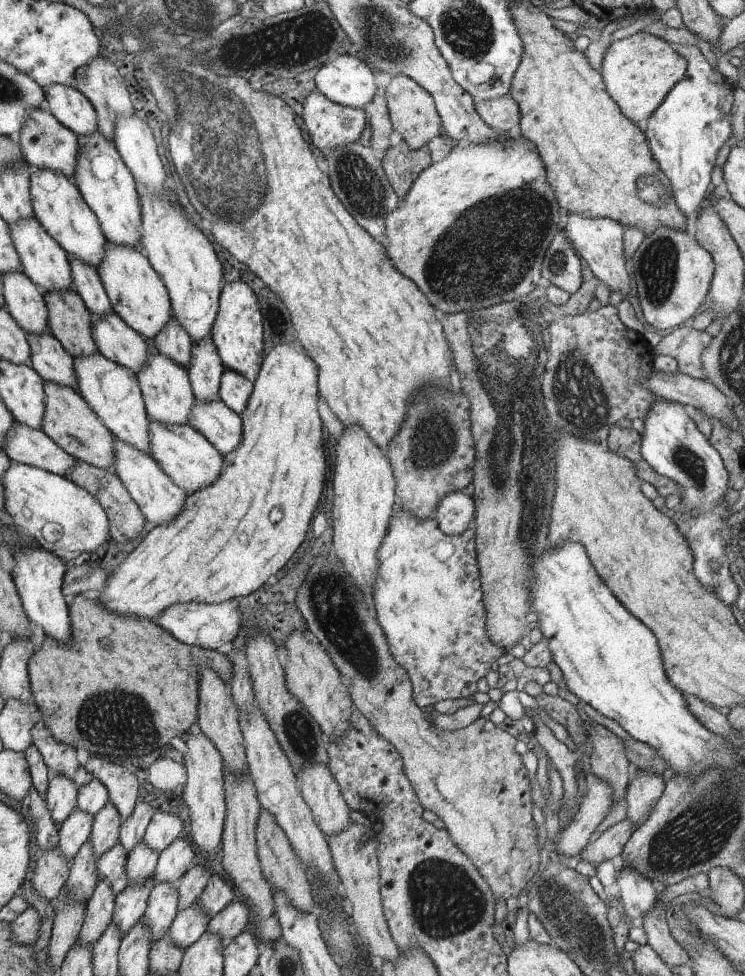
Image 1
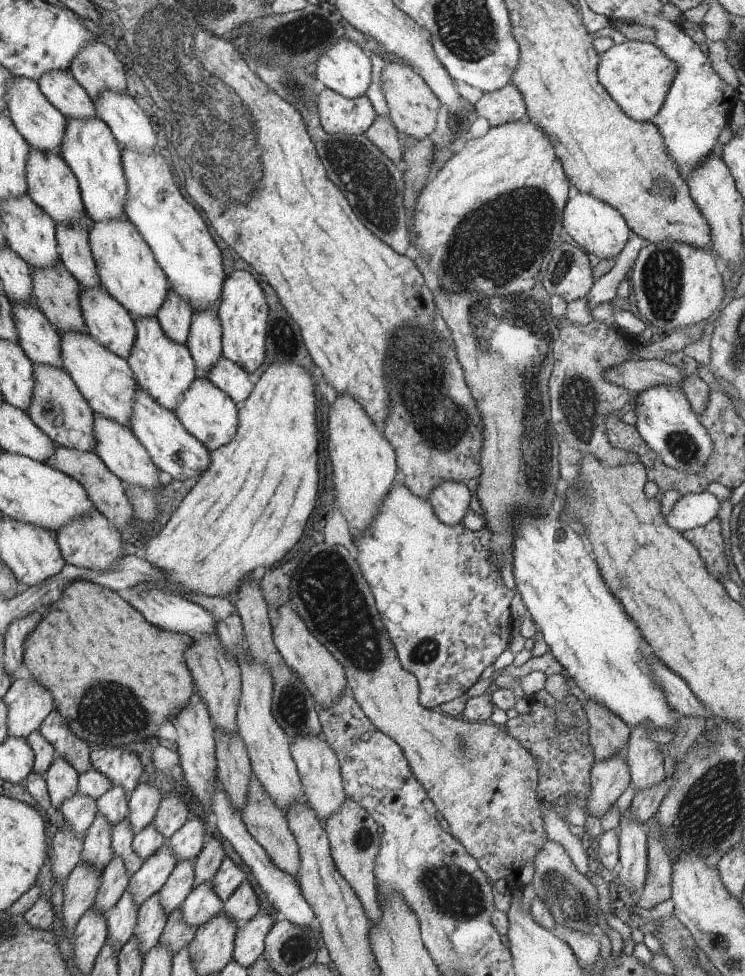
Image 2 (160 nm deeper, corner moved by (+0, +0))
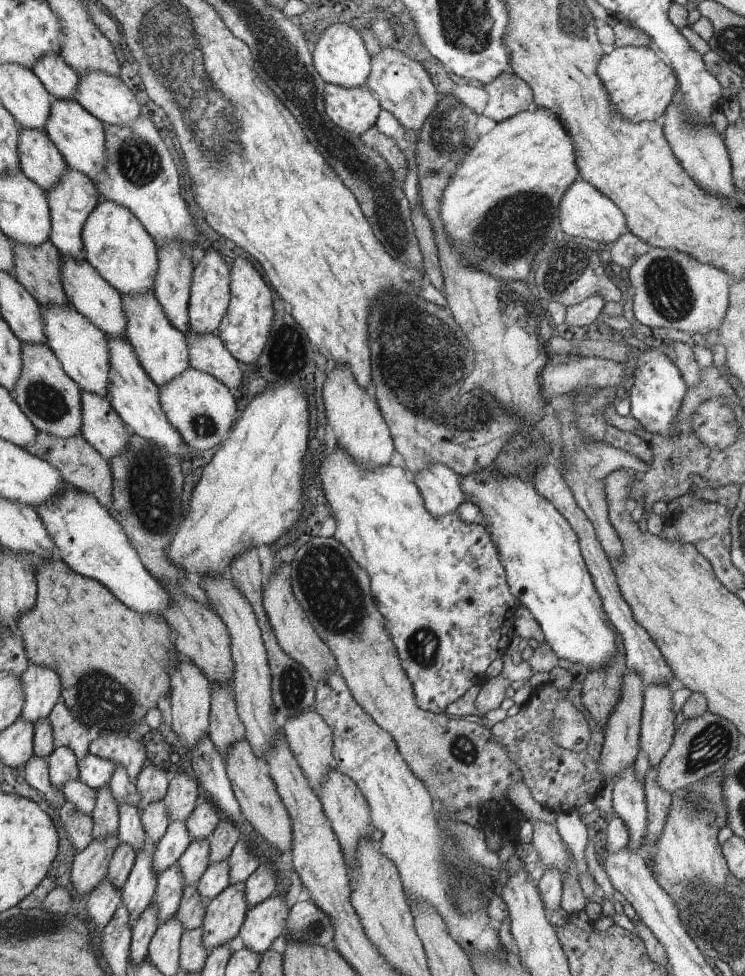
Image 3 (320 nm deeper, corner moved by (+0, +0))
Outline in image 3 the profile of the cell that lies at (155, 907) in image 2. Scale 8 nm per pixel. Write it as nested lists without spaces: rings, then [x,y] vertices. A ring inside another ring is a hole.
[[[178,862],[170,865],[159,874],[154,900],[152,900],[152,903],[156,903],[159,908],[159,925],[175,916],[183,897],[184,887],[184,875]]]

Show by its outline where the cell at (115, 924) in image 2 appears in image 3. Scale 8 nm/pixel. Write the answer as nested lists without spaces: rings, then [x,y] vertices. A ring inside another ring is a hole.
[[[146,838],[141,849],[135,853],[135,861],[121,888],[121,902],[130,913],[130,924],[134,926],[140,913],[148,906],[155,896],[157,874],[153,867],[153,856],[156,842]]]

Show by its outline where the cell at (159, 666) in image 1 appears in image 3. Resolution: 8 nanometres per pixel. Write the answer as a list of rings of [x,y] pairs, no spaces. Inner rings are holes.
[[[50,558],[34,565],[38,596],[35,605],[17,618],[16,628],[23,638],[30,662],[54,669],[63,685],[62,700],[80,720],[89,726],[90,742],[102,732],[128,732],[148,710],[160,706],[160,698],[169,696],[169,670],[177,662],[174,628],[158,613],[142,614],[116,600],[103,583],[73,571],[65,561]]]

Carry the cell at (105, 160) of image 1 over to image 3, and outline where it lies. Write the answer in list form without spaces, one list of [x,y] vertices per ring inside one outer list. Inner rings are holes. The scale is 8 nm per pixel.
[[[55,99],[51,104],[45,131],[51,141],[59,147],[60,154],[71,169],[87,174],[97,184],[105,179],[104,165],[107,165],[106,126],[95,115],[83,107],[78,101]]]

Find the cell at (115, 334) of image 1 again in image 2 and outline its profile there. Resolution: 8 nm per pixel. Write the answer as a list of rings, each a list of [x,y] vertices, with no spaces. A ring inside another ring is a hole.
[[[101,285],[87,289],[82,288],[82,296],[80,296],[79,301],[83,311],[83,319],[87,325],[86,332],[90,333],[105,347],[108,347],[108,350],[111,350],[114,354],[123,359],[130,358],[138,331],[135,327],[135,320],[129,310],[125,309],[125,306]]]

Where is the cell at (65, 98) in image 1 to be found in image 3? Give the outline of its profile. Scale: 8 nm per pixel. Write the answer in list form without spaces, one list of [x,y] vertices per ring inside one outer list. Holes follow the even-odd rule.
[[[60,53],[43,54],[31,68],[43,82],[46,90],[56,99],[75,98],[81,77]]]

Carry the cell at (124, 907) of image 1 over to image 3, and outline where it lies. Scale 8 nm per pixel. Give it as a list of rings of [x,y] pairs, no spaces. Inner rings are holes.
[[[169,821],[164,836],[156,842],[153,867],[157,876],[170,865],[178,862],[192,841],[185,821]]]

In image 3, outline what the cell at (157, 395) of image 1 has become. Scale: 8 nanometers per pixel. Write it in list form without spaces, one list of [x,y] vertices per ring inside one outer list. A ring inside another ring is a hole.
[[[155,291],[123,295],[123,306],[126,308],[126,337],[136,350],[137,357],[150,378],[158,387],[167,385],[172,378],[180,376],[190,367],[189,348],[185,334],[174,326],[167,317]]]

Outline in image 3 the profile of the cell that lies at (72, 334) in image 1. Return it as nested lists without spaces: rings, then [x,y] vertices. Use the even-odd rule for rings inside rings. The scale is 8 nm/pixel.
[[[50,240],[32,246],[12,242],[14,255],[13,275],[15,279],[37,300],[44,305],[68,305],[62,281],[62,258],[58,247]]]

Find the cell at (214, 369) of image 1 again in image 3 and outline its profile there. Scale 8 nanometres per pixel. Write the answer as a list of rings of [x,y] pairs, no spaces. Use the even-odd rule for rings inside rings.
[[[210,248],[204,252],[200,262],[196,263],[190,296],[190,326],[195,333],[217,332],[231,299],[230,273],[230,264],[218,252],[210,252]]]

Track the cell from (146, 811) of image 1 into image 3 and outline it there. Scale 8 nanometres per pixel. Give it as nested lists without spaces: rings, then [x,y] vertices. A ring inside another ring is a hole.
[[[150,761],[136,776],[135,785],[141,794],[141,802],[138,810],[151,802],[163,800],[169,787],[168,778],[166,778],[166,767],[160,767]]]

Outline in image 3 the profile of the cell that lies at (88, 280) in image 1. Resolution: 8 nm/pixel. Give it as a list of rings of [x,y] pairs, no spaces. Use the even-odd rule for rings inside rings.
[[[67,166],[65,173],[52,188],[47,190],[51,209],[51,234],[49,239],[58,247],[60,254],[74,257],[77,261],[84,259],[82,227],[101,197],[93,180],[83,172]]]

